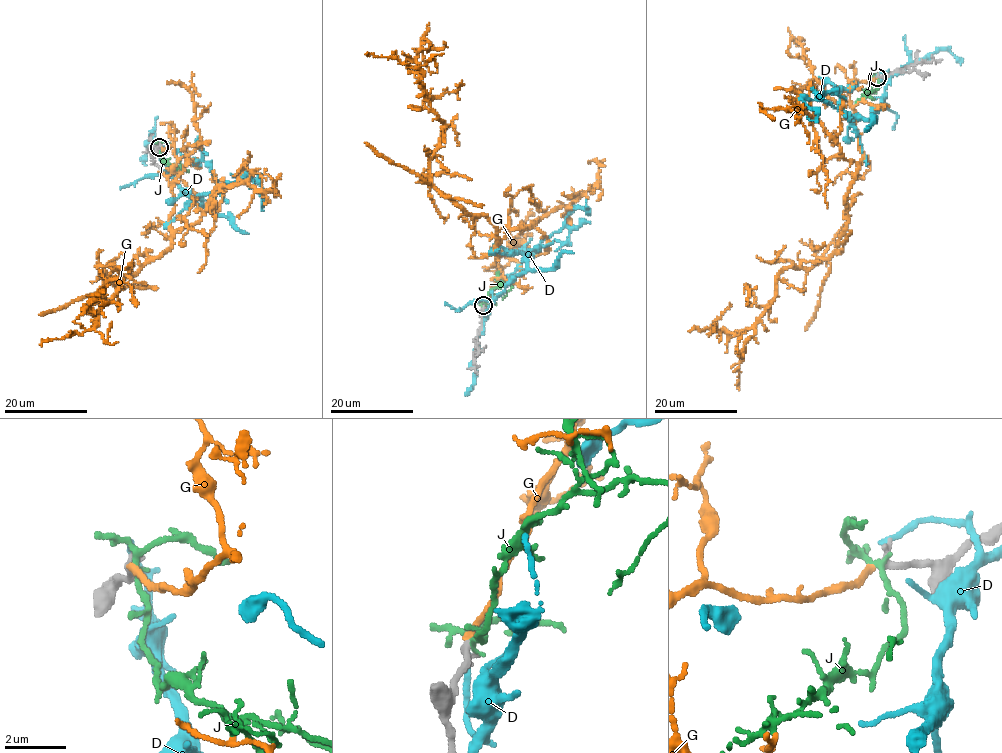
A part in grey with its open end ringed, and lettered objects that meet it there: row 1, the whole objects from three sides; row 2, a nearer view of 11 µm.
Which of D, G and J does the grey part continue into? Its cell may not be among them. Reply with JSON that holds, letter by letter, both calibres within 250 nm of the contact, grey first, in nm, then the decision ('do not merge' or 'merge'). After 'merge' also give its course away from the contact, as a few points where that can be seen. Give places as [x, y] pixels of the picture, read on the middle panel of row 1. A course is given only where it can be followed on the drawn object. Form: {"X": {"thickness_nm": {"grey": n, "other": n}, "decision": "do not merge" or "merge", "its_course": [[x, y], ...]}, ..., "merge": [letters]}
{"D": {"thickness_nm": {"grey": 220, "other": 200}, "decision": "do not merge"}, "G": {"thickness_nm": {"grey": 280, "other": 200}, "decision": "merge", "its_course": [[483, 305], [501, 268], [492, 265], [497, 230], [432, 183], [442, 120], [422, 72], [366, 53]]}, "J": {"thickness_nm": {"grey": 280, "other": 150}, "decision": "do not merge"}, "merge": ["G"]}

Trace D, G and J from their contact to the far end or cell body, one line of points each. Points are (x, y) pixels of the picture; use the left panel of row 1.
D: (160, 144), (167, 174), (200, 205), (204, 194), (236, 182), (244, 173), (262, 198), (261, 206), (262, 201)
G: (159, 147), (177, 158), (172, 246), (105, 279), (117, 293), (96, 326), (41, 345)
J: (160, 147), (163, 161), (188, 171), (178, 166)

